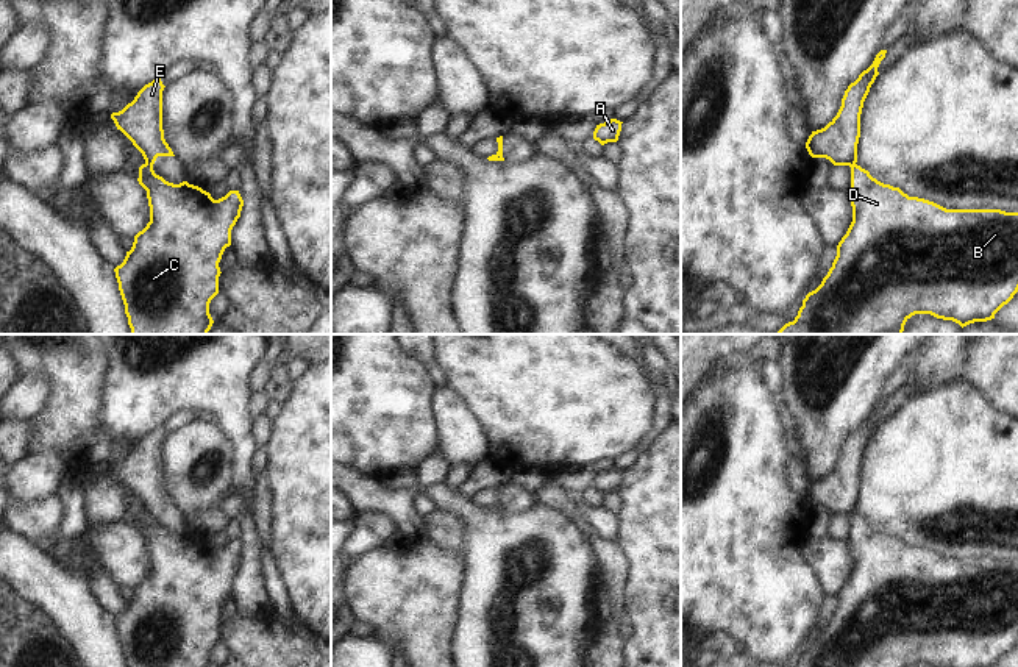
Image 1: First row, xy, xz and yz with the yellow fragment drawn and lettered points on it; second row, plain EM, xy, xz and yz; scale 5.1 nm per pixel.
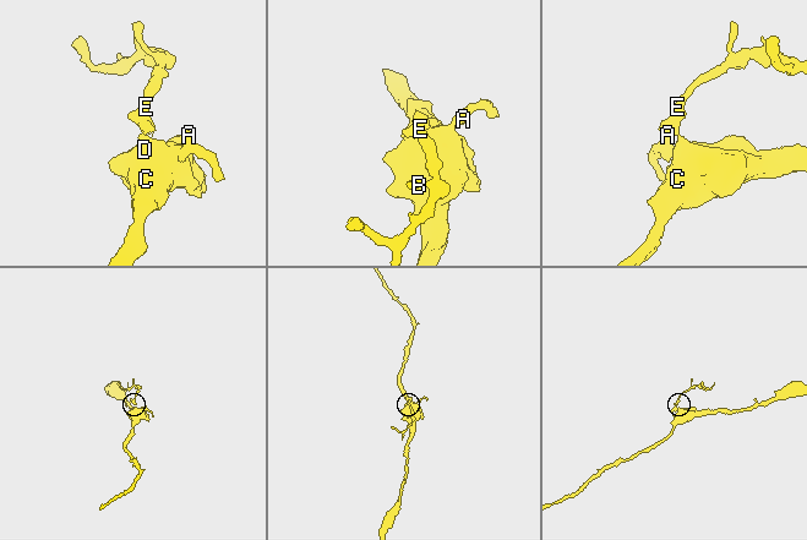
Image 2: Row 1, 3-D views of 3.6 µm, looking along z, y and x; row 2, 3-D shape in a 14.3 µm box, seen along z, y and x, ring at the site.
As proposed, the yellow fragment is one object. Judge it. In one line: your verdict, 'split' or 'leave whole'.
split

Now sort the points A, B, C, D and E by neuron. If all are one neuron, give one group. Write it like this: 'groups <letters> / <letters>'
groups A B C D / E

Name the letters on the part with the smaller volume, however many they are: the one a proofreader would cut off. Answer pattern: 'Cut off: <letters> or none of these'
Cut off: E

